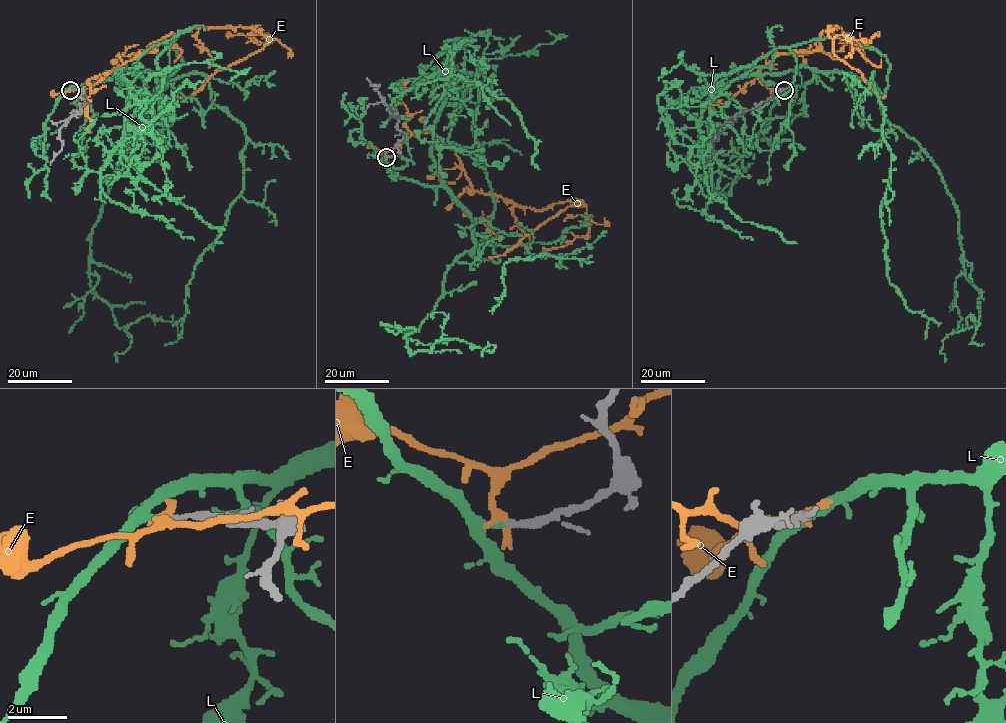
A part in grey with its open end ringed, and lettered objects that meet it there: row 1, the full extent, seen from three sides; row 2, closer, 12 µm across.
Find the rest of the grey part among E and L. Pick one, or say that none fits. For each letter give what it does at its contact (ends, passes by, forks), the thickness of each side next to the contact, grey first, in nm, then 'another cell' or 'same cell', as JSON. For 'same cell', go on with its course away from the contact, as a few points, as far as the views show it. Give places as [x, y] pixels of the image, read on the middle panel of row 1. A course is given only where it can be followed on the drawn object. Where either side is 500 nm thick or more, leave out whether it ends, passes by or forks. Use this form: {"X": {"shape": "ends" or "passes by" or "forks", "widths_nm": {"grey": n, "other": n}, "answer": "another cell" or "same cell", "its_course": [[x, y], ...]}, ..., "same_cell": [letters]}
{"E": {"shape": "ends", "widths_nm": {"grey": 200, "other": 360}, "answer": "another cell"}, "L": {"shape": "ends", "widths_nm": {"grey": 200, "other": 240}, "answer": "same cell", "its_course": [[386, 157], [400, 176], [444, 187], [475, 245], [406, 346], [494, 344], [481, 355]]}, "same_cell": ["L"]}

